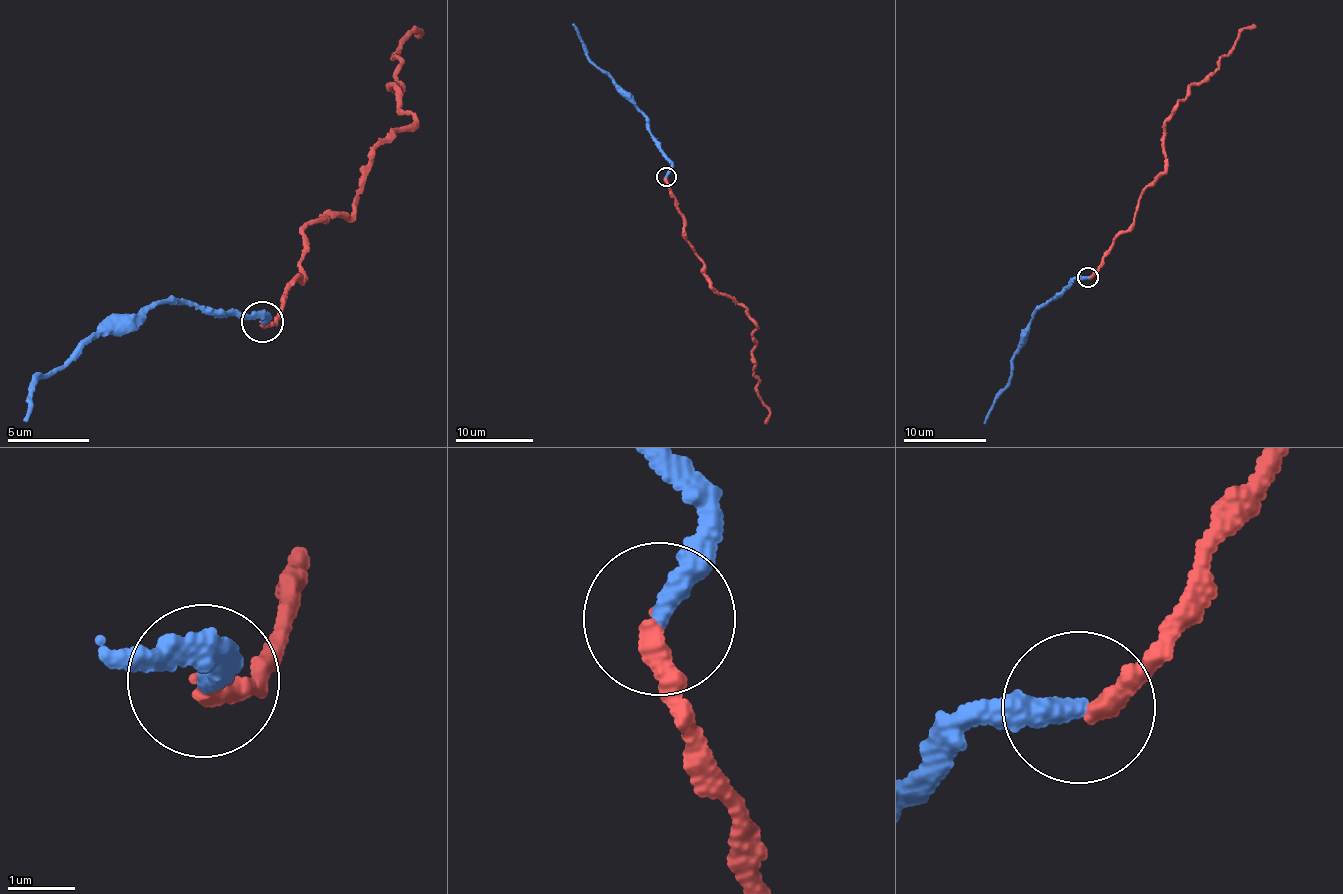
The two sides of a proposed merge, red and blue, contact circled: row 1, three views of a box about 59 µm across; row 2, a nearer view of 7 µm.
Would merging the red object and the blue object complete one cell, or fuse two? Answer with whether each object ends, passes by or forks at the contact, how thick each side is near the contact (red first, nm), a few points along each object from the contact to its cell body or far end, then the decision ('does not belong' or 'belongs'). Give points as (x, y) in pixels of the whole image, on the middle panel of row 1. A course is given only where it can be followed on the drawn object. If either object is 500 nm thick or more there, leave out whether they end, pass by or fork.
red ends; blue ends; calibres 260 and 340 nm; course red (665, 176), (708, 284), (736, 301), (756, 324), (754, 371), (759, 379), (757, 388), (769, 413), (765, 424); course blue (665, 176), (671, 159), (649, 132), (649, 119), (632, 97), (588, 57), (573, 23); belongs

